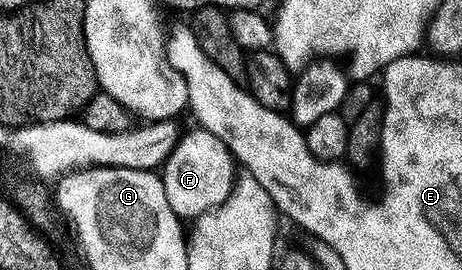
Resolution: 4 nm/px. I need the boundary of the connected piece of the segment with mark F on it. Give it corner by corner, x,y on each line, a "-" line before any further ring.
194,128
189,134
187,131
162,164
166,200
170,200
170,208
182,220
195,220
207,210
229,201
233,197
232,188
236,186
235,169
235,159
223,138
201,128

